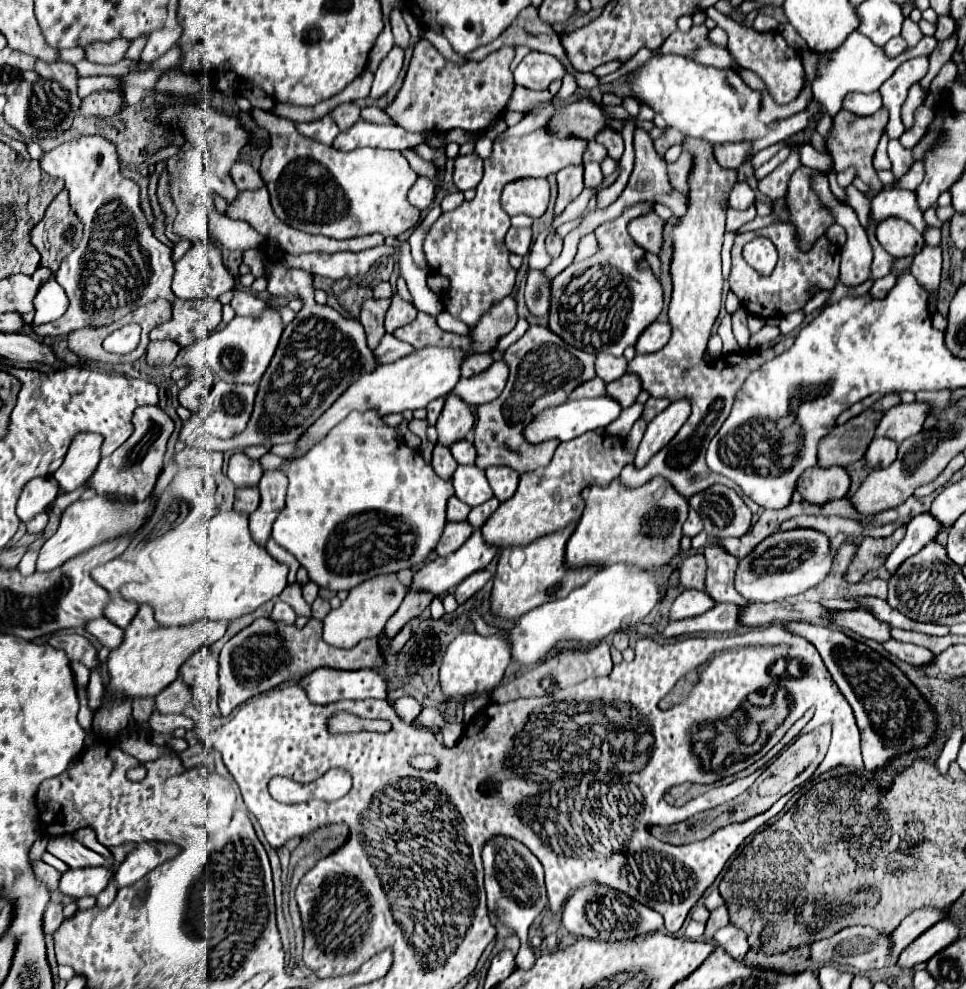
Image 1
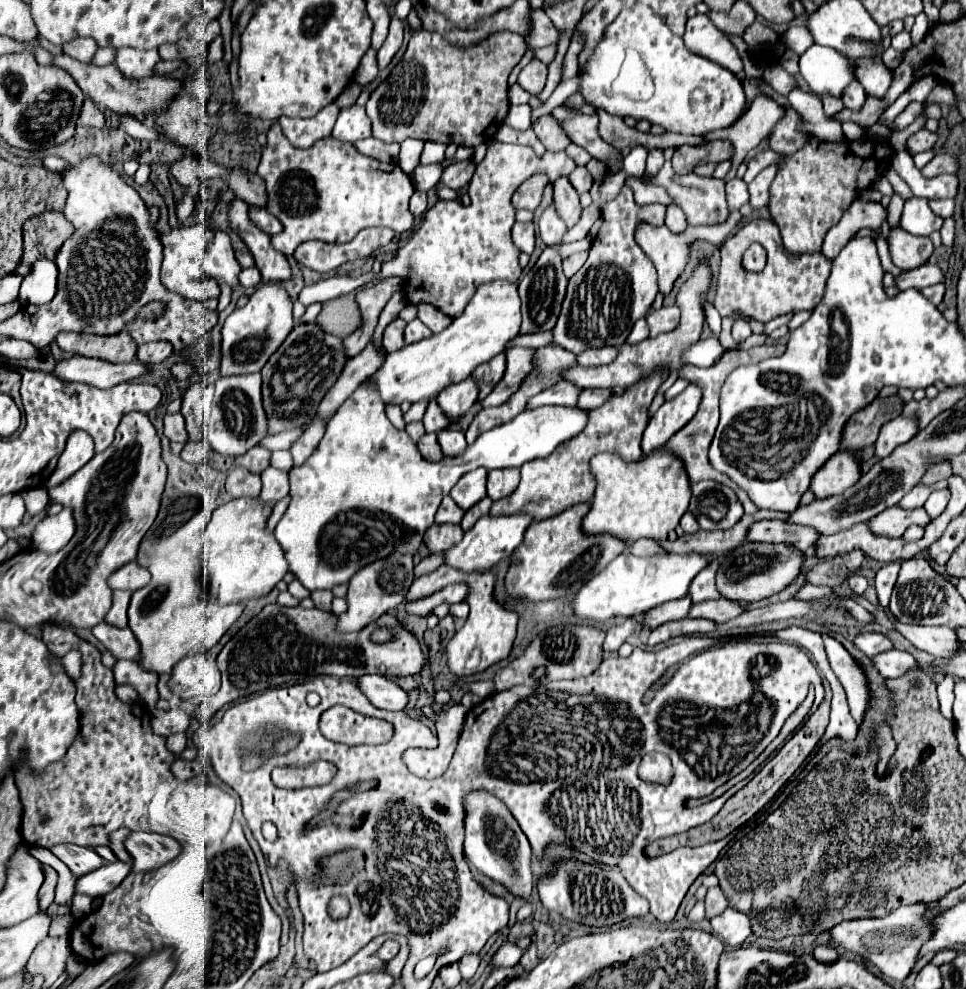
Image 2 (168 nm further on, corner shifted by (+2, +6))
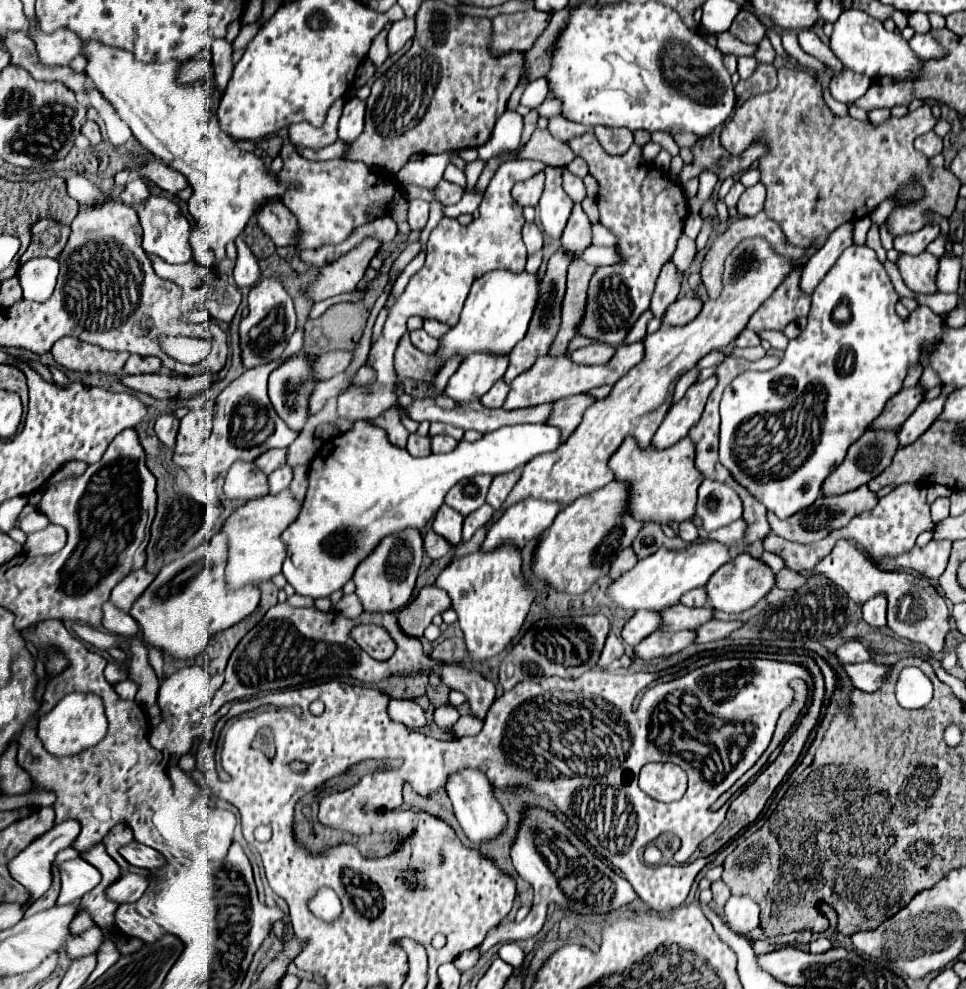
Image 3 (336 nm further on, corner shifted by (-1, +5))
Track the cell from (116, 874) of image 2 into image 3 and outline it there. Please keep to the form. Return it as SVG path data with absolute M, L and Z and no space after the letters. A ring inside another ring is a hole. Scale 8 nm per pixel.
M125 873L125 875L121 875L119 881L115 881L107 889L107 897L113 899L115 903L135 903L137 899L141 899L141 895L147 891L147 887L149 887L149 881L145 877Z

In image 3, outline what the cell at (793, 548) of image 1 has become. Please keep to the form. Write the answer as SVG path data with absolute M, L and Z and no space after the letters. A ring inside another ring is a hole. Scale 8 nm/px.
M743 553L743 555L735 557L735 559L731 559L729 563L725 563L725 567L721 567L721 571L717 571L717 573L711 575L709 583L705 585L707 603L715 611L743 613L743 611L751 609L759 599L763 599L773 585L775 585L773 571L765 563L761 563L759 559Z

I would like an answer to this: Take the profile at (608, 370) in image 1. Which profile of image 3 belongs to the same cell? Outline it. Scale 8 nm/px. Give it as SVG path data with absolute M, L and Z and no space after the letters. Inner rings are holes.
M595 343L595 345L573 351L569 357L571 361L581 365L603 365L613 357L613 353L615 353L615 347L609 347L607 343Z

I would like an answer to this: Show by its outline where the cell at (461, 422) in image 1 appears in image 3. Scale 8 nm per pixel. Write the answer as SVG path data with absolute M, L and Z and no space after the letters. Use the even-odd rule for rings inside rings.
M469 355L449 379L445 387L445 395L457 403L477 401L497 379L505 375L509 367L509 357L493 359L491 355Z

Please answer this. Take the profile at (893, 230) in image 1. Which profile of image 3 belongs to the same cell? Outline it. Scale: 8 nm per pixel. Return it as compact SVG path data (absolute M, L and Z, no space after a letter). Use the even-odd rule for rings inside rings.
M921 253L917 257L911 255L899 255L899 263L897 263L903 283L917 295L933 295L937 293L937 283L935 283L935 275L937 275L937 267L939 267L939 259L933 257L931 253Z

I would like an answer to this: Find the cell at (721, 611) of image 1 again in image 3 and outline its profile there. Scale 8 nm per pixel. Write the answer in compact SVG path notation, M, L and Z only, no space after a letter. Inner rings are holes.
M653 631L653 635L647 635L641 643L633 647L633 653L643 661L651 661L657 657L669 657L673 653L683 651L687 645L693 643L693 639L695 639L693 631L677 631L677 633Z

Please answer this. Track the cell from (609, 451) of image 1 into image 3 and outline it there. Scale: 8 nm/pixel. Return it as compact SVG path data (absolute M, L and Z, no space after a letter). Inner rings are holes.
M751 237L743 239L725 259L723 267L723 291L719 299L707 301L703 311L691 323L683 327L661 325L661 329L643 339L645 355L639 365L635 365L623 379L615 383L611 393L587 407L581 425L575 433L553 451L553 455L537 455L533 463L523 467L523 475L509 493L503 509L519 503L521 499L535 497L543 501L557 501L561 505L573 503L577 497L597 491L615 479L609 469L611 455L619 449L627 435L633 435L641 447L647 447L665 419L669 407L673 405L673 391L677 379L693 369L699 359L711 351L721 351L731 345L737 335L747 327L751 315L761 307L763 301L773 295L773 291L785 281L793 267L805 267L807 259L817 253L817 247L807 247L805 255L797 261L779 255L767 243L767 239Z

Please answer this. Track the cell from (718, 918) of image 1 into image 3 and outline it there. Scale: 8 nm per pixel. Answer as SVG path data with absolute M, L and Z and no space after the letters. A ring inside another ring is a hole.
M715 881L715 883L711 883L711 891L713 891L713 905L715 905L715 909L721 909L727 903L729 895L731 895L729 887L723 881Z

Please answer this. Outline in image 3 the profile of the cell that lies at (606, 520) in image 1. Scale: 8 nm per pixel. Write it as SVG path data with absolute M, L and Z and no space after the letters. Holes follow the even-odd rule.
M627 437L615 455L609 459L609 467L615 473L617 481L629 481L629 511L641 521L655 521L659 525L667 521L687 521L695 515L697 489L703 481L703 475L695 467L695 445L689 437L667 449L655 449L653 445L641 449L633 437Z

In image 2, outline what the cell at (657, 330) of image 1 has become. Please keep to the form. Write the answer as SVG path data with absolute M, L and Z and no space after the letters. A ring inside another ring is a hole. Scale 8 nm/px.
M670 306L670 308L660 308L648 314L648 328L650 328L650 338L656 338L658 334L670 332L678 326L680 320L680 310L678 306Z

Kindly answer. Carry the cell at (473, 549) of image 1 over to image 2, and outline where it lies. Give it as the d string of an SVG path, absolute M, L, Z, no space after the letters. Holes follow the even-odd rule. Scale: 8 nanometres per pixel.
M512 514L512 516L500 516L500 518L492 518L492 516L482 516L474 528L470 528L462 542L452 546L450 550L444 550L444 564L452 566L456 570L462 572L488 572L496 562L500 562L502 558L508 558L512 554L512 550L518 546L518 542L524 540L524 530L530 526L532 518L528 514Z

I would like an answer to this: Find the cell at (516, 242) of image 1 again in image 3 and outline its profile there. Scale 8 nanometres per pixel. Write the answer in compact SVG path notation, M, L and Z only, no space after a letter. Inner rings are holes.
M525 223L523 225L523 243L529 253L535 253L543 247L543 233L535 223Z

